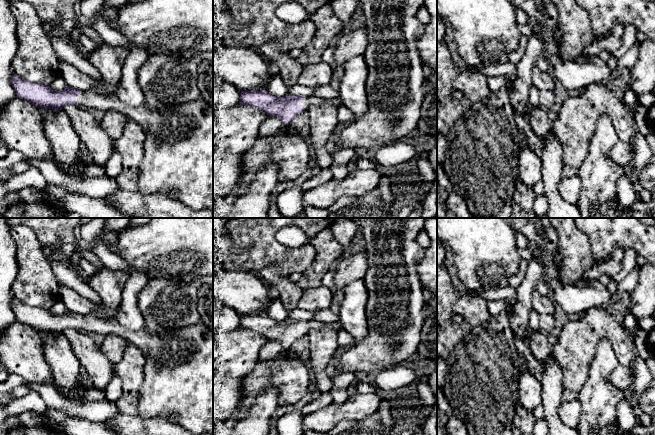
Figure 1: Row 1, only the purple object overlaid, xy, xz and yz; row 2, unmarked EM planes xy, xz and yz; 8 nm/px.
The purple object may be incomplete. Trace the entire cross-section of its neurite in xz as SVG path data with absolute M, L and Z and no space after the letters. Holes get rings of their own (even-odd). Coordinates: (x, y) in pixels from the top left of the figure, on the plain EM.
M250 314L241 315L239 328L262 334L268 340L277 341L283 349L288 349L293 347L296 340L307 335L310 329L321 330L327 325L316 319L303 321L287 318L276 321L266 314Z

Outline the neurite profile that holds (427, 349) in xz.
M423 289L425 299L424 323L416 358L437 361L437 296Z

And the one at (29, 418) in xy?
M27 411L18 416L20 423L27 427L38 426L44 421L42 415L37 414L33 411Z

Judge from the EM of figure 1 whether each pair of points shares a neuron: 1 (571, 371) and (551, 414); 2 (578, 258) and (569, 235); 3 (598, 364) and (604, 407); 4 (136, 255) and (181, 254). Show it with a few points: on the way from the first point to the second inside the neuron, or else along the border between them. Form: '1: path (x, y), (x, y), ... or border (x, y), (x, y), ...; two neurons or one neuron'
1: border (560, 367), (563, 373), (564, 399); two neurons
2: path (575, 252), (572, 241); one neuron
3: path (598, 375), (598, 396); one neuron
4: path (147, 254), (170, 254); one neuron

